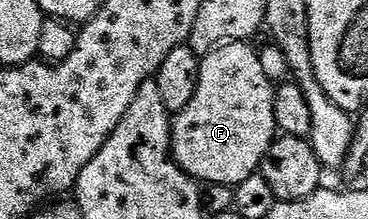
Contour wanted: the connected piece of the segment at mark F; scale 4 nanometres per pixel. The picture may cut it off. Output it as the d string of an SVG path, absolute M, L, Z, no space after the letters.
M248 41L227 42L213 48L200 60L200 76L194 97L186 109L175 112L172 119L172 158L191 179L201 184L217 183L235 189L246 177L257 174L260 162L278 138L274 117L274 83L267 79L259 61L259 50Z

